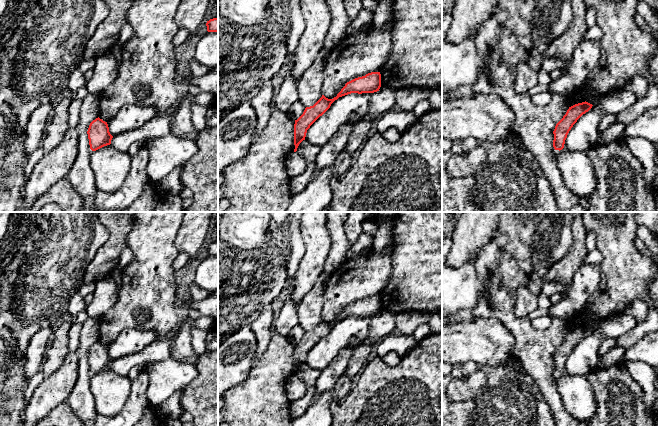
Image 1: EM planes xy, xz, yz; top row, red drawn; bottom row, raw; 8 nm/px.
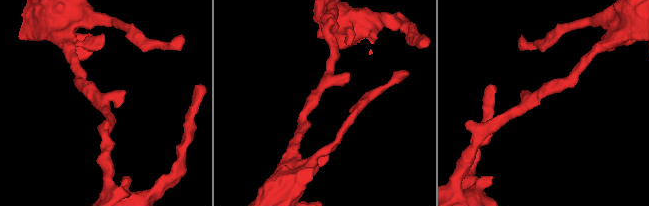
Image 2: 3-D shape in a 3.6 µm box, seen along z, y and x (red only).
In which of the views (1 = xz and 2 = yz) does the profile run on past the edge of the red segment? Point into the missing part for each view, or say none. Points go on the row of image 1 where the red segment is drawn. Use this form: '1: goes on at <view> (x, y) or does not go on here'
1: does not go on here
2: does not go on here

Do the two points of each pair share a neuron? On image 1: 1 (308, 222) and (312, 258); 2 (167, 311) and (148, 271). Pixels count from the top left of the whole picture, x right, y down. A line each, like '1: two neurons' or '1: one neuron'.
1: one neuron
2: one neuron

